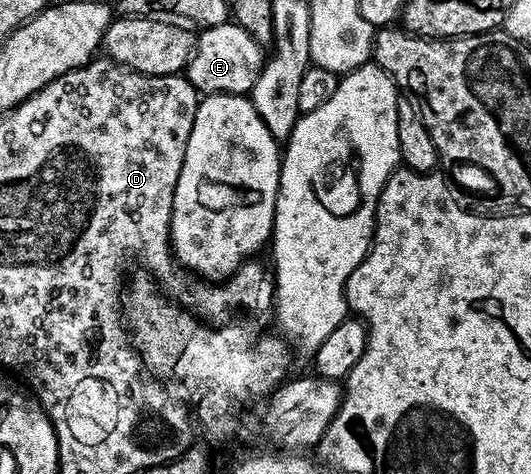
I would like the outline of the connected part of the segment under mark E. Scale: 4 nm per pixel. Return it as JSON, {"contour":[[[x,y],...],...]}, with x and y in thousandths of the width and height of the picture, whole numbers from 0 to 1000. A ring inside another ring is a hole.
{"contour":[[[439,42],[424,51],[392,55],[373,74],[367,110],[352,135],[348,160],[367,179],[367,188],[384,200],[471,200],[476,177],[484,177],[484,160],[495,148],[499,129],[495,105],[492,91]]]}

